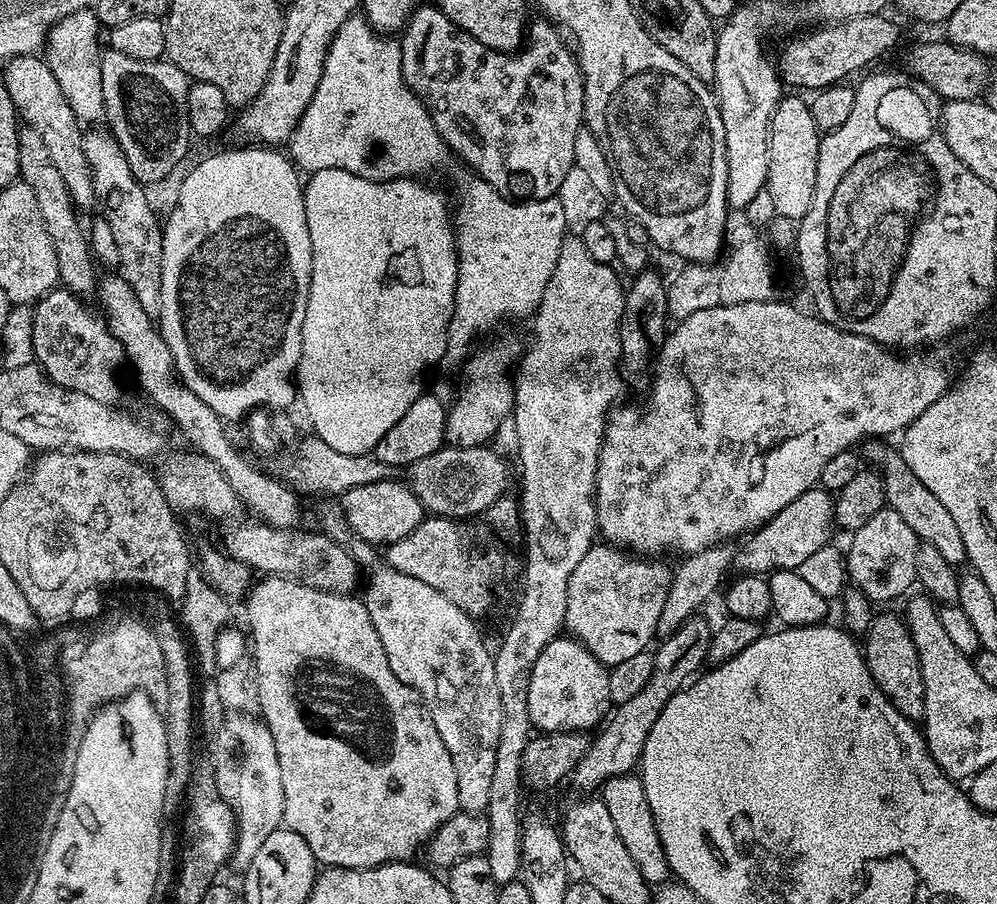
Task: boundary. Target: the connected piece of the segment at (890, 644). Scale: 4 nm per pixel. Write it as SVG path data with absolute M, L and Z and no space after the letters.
M892 612L873 615L872 625L862 636L862 651L866 666L882 694L886 694L886 698L907 720L923 721L926 690L922 682L918 650L914 646L907 619L903 615L895 616Z

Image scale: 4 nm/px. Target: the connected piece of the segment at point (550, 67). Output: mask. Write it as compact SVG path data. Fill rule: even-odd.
M421 6L408 19L408 23L398 40L402 54L402 74L406 78L406 86L410 86L410 90L414 90L416 97L424 103L445 144L455 155L457 152L469 164L467 167L475 175L481 176L486 182L490 182L490 186L494 186L494 190L498 190L506 198L519 201L529 198L541 200L557 195L559 187L562 186L563 178L574 165L574 134L578 134L578 130L584 124L584 75L580 73L577 57L569 45L568 48L564 45L564 40L560 37L562 35L561 29L547 18L539 19L533 19L527 25L526 43L523 47L514 52L499 52L482 46L482 42L478 42L478 38L474 38L470 34L466 34L466 30L454 26L454 22L450 22L450 18L442 15L439 7Z

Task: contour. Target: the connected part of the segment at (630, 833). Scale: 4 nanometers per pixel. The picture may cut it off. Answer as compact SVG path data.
M636 774L614 776L604 784L602 799L606 810L610 810L610 822L614 822L614 827L618 830L618 838L622 838L622 846L626 846L630 858L634 858L634 866L638 866L644 881L650 886L669 882L670 869L666 850L662 848L654 814L650 814L650 802L646 802L644 781Z

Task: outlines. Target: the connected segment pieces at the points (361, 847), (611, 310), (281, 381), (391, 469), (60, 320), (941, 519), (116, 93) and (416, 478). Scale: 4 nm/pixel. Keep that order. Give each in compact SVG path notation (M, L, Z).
M268 574L261 580L264 580L261 584L260 581L253 583L246 596L246 601L248 600L249 628L247 628L247 631L250 633L251 647L252 644L256 647L256 652L254 651L254 663L256 665L256 681L258 682L258 702L260 703L258 712L264 723L268 725L270 734L274 734L274 750L278 750L278 766L282 766L282 794L286 794L284 824L290 830L294 830L294 834L302 834L302 838L306 838L306 846L310 846L317 865L320 866L327 866L329 868L373 868L379 864L395 864L397 862L411 861L413 857L415 857L412 855L414 855L419 848L421 851L421 849L427 845L428 839L430 839L454 813L460 811L460 803L458 802L458 778L454 778L454 762L450 762L450 750L446 750L445 744L442 743L442 737L438 734L438 726L434 726L434 722L428 713L428 708L424 705L424 699L410 686L406 686L406 682L402 682L402 678L398 678L398 674L394 674L394 670L390 670L390 666L386 662L386 650L382 650L382 641L378 638L378 630L374 630L374 626L370 622L370 614L366 610L363 599L357 598L352 594L323 592L314 586L306 586L301 580L294 580L290 576Z
M572 234L562 242L562 254L558 254L558 266L554 266L554 274L550 274L550 282L546 282L546 290L542 294L540 304L536 307L534 315L531 317L532 324L532 349L528 353L521 355L518 360L518 367L514 372L514 403L510 424L516 427L516 448L520 451L520 518L522 521L522 533L524 540L528 543L528 561L524 564L524 593L520 596L520 605L516 608L516 617L512 620L512 625L508 628L508 633L504 636L504 641L500 644L500 649L495 649L492 661L494 662L494 678L498 678L498 694L502 697L502 734L500 735L500 747L505 752L519 752L528 744L530 733L533 731L532 719L528 717L528 707L526 698L530 694L530 674L534 670L534 662L538 662L538 654L546 650L546 646L551 640L557 639L564 628L566 618L566 590L568 589L568 579L570 574L574 574L578 562L582 562L582 557L586 555L586 550L590 550L598 536L596 526L596 475L598 474L598 454L604 441L604 427L608 424L608 413L612 411L616 400L620 396L622 389L622 377L620 374L620 323L624 317L624 293L625 285L620 285L620 280L616 277L615 267L612 264L594 262L590 258L590 253L586 250L579 235Z
M235 146L229 152L213 151L203 160L193 163L192 169L180 184L176 205L162 224L161 260L161 312L158 331L170 346L170 354L176 363L176 375L210 410L214 410L225 421L231 422L247 417L256 408L277 410L284 408L298 396L298 388L293 383L296 368L302 354L302 318L306 318L306 298L310 290L312 273L312 243L310 230L306 226L306 206L304 205L304 184L301 173L283 151L272 146Z
M316 435L300 441L296 450L283 464L281 475L283 479L300 494L322 494L326 496L342 496L352 488L369 485L370 482L384 480L400 480L402 470L396 466L390 466L379 462L374 454L348 455L340 454L333 450L326 442L318 439Z
M57 286L32 308L35 363L58 386L90 394L103 404L115 405L120 396L120 367L126 364L122 345L108 328L103 315L95 316L85 301Z
M868 438L863 441L863 448L863 459L869 465L875 466L884 478L884 499L887 507L898 510L898 514L902 514L902 519L910 525L910 530L914 530L918 539L921 542L933 544L946 557L946 562L950 562L954 566L960 566L960 563L963 565L968 559L966 546L962 542L962 534L959 532L950 510L946 510L946 506L942 506L942 502L938 502L938 498L934 498L934 494L930 494L930 490L926 490L926 486L922 486L922 482L918 482L914 470L910 470L910 466L906 466L906 462L893 445L891 448L883 439Z
M105 51L100 58L102 70L102 98L107 127L118 142L122 154L126 154L134 178L145 186L164 180L180 163L185 163L192 127L188 121L188 90L190 77L166 58L159 60L135 60L126 54Z
M461 445L445 446L419 459L405 469L405 481L411 486L415 496L423 505L425 511L431 515L448 519L468 520L470 516L485 513L489 506L507 493L510 482L510 472L505 460L489 445Z

